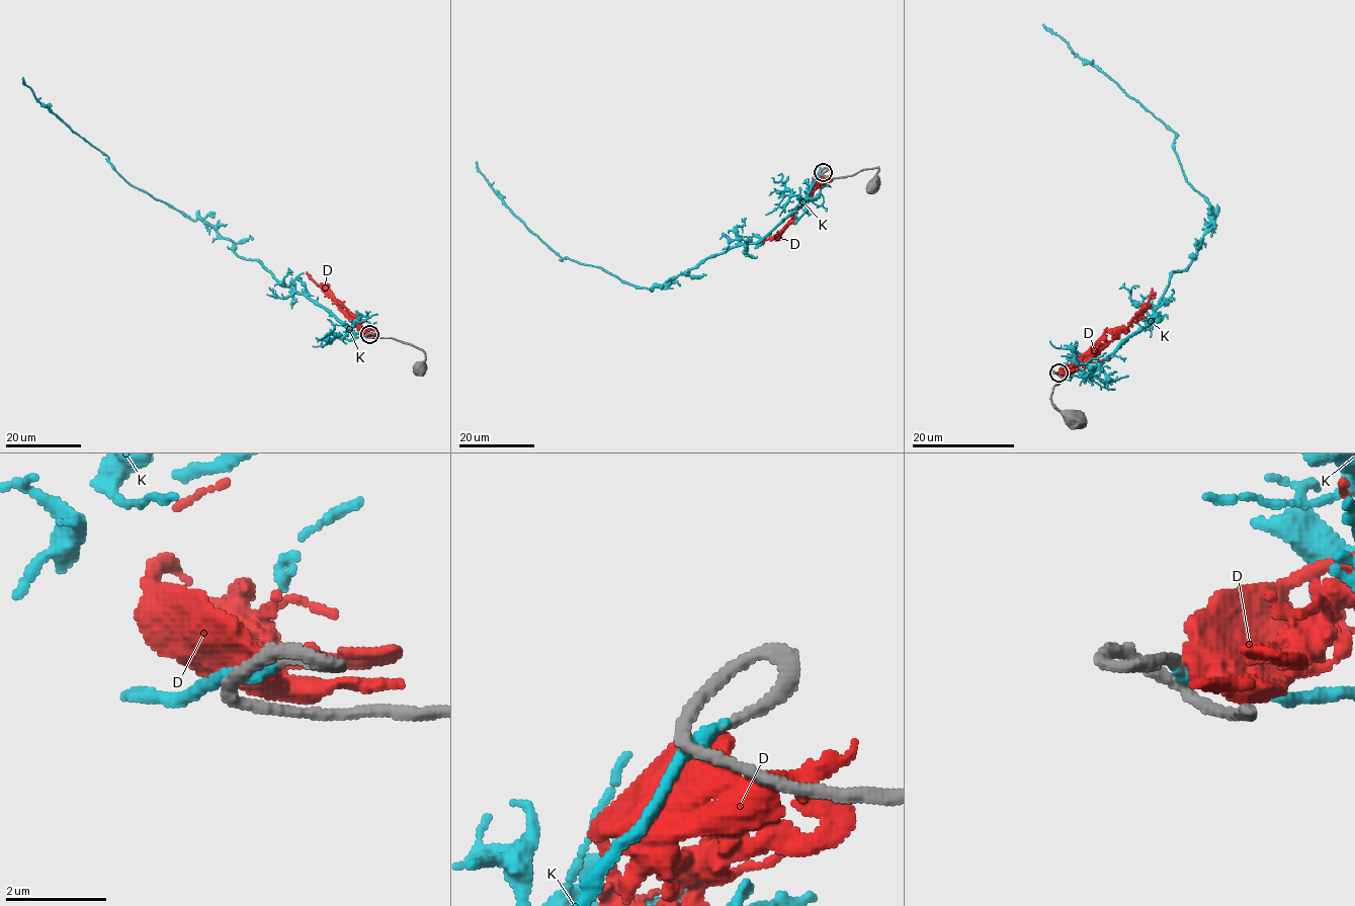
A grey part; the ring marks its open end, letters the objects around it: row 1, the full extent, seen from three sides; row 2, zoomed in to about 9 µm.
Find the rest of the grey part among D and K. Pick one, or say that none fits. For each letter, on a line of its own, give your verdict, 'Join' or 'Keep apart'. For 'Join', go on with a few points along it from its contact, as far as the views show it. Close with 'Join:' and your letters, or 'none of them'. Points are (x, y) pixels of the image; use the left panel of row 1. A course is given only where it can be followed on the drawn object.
D: Keep apart
K: Join. Its course: (369, 334), (358, 337), (257, 260), (243, 259), (213, 227), (132, 186), (34, 96), (23, 77)
Join: K

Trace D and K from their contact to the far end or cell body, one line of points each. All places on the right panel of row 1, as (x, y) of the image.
D: (1059, 373), (1069, 363), (1089, 359), (1121, 333), (1141, 314), (1152, 287)
K: (1059, 373), (1092, 373), (1151, 320), (1173, 272), (1193, 259), (1215, 216), (1187, 181), (1175, 134), (1043, 23)

